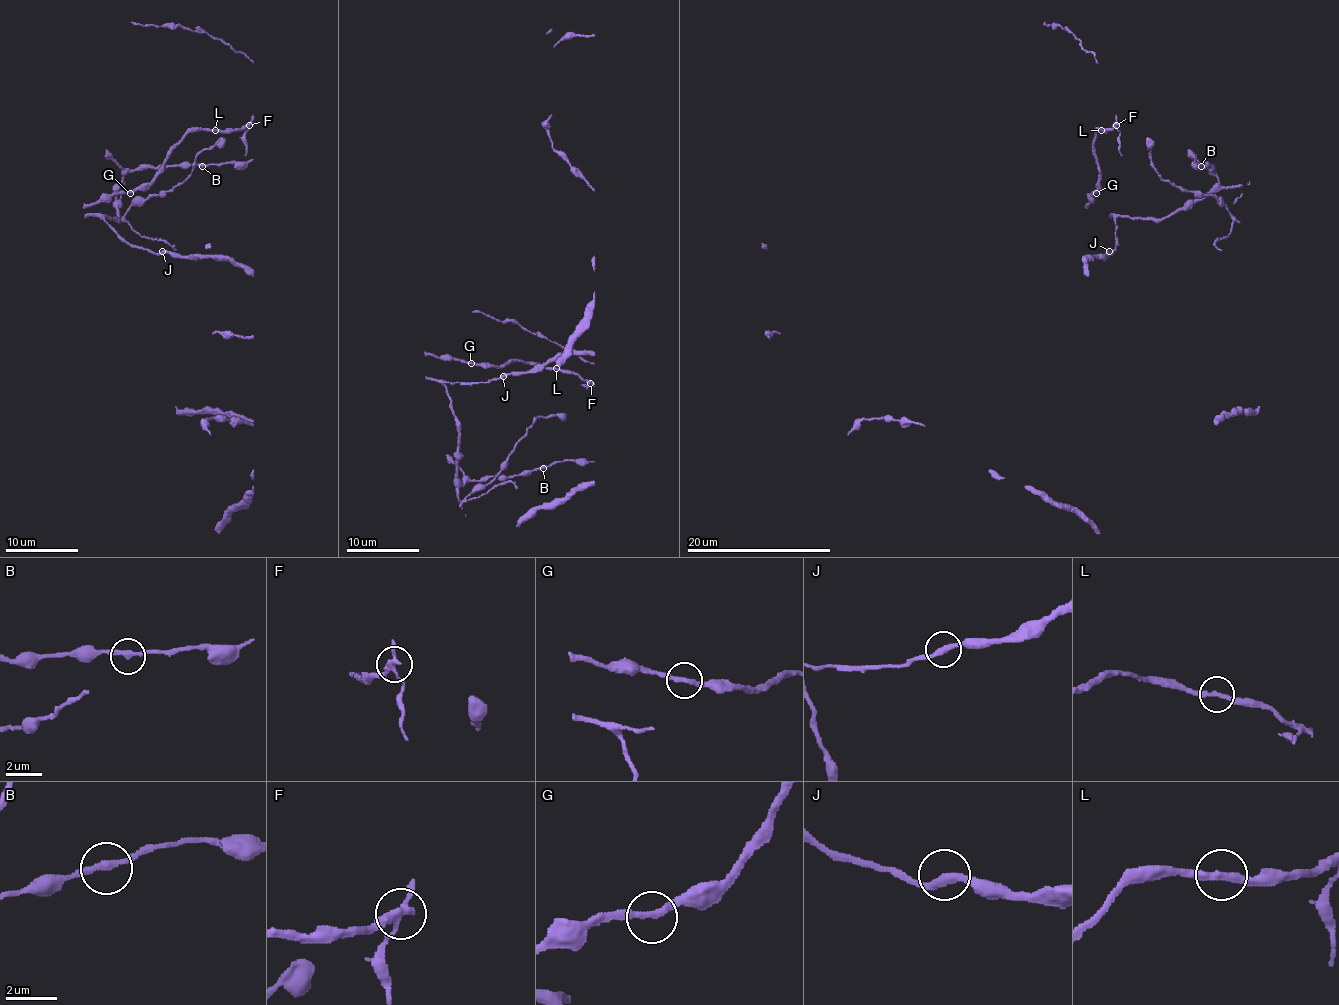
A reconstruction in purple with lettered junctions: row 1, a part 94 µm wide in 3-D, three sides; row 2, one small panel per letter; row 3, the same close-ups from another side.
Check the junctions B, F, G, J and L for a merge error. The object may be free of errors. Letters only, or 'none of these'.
F

